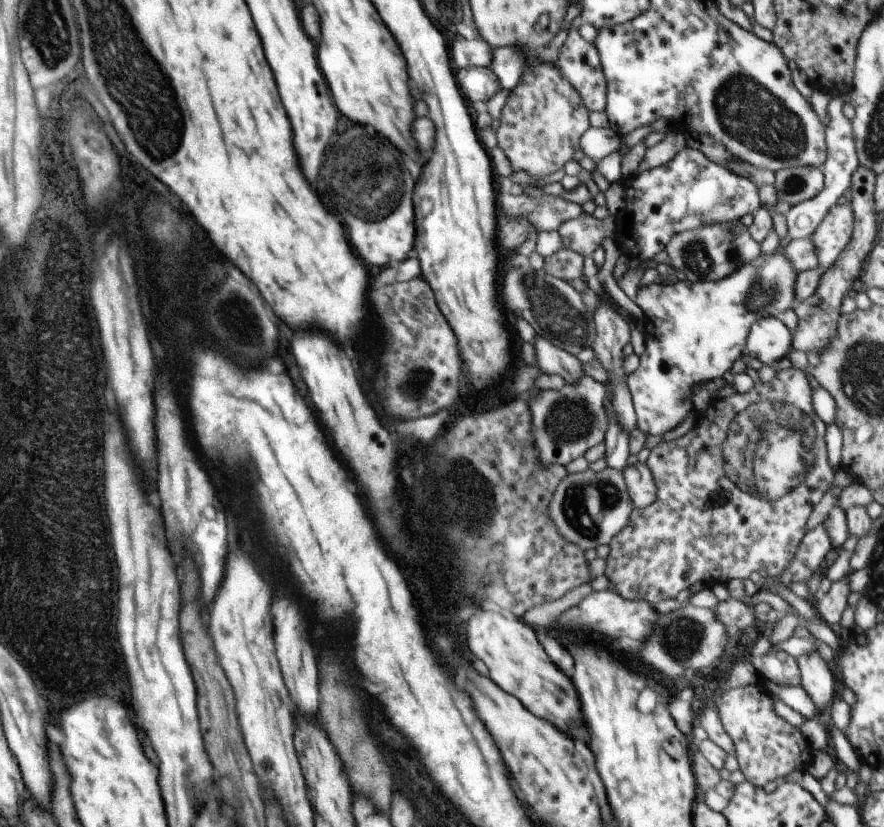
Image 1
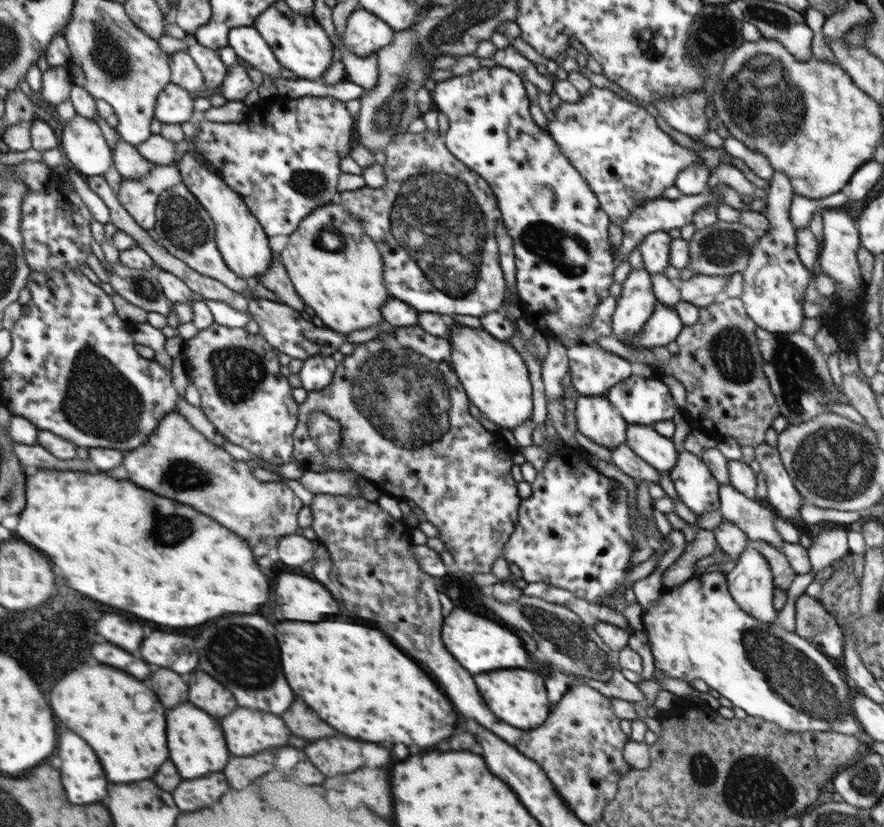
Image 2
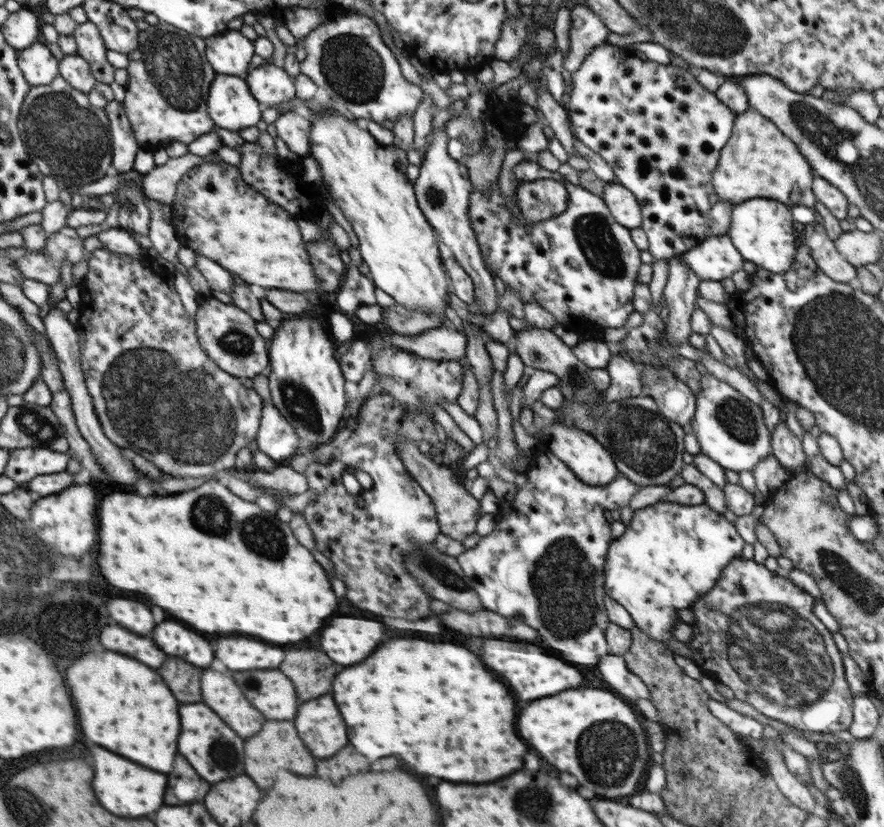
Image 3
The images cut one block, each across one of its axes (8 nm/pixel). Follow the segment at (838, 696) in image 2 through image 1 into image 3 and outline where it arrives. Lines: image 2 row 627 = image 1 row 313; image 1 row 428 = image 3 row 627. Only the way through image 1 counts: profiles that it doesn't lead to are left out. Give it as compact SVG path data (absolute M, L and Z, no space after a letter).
M660 500L656 504L634 511L630 524L626 527L624 534L613 539L611 542L607 552L606 562L604 563L603 587L610 598L616 599L616 602L624 606L636 626L640 627L646 634L649 634L650 637L666 644L665 641L667 638L670 638L670 636L674 637L672 634L674 626L682 623L679 617L679 611L684 610L684 608L689 608L692 603L698 601L700 597L704 596L716 584L720 573L723 572L723 568L727 566L728 562L741 556L744 544L745 540L738 534L735 524L728 521L719 512L712 510L712 508L705 503L688 506L680 502L664 502Z

